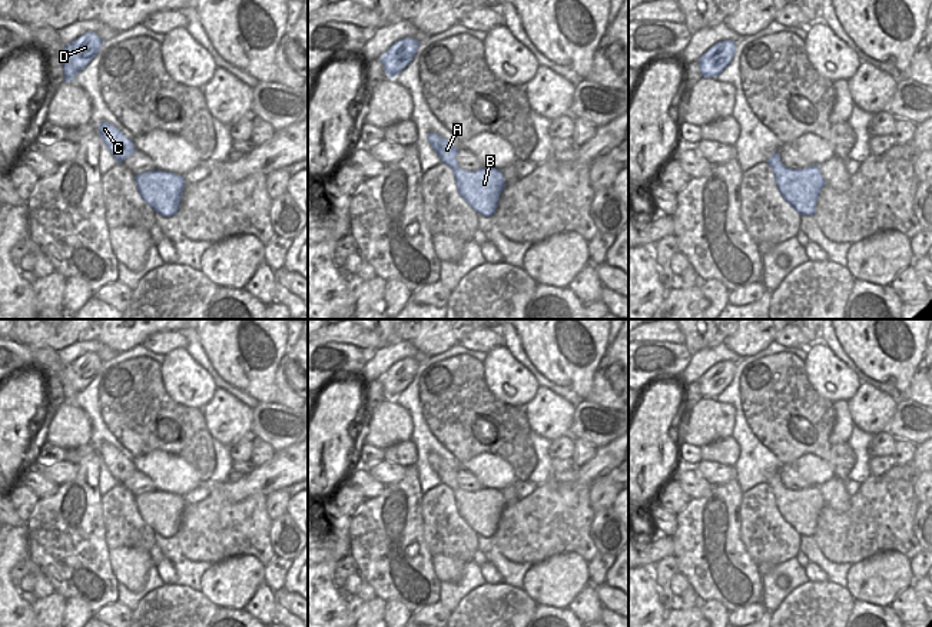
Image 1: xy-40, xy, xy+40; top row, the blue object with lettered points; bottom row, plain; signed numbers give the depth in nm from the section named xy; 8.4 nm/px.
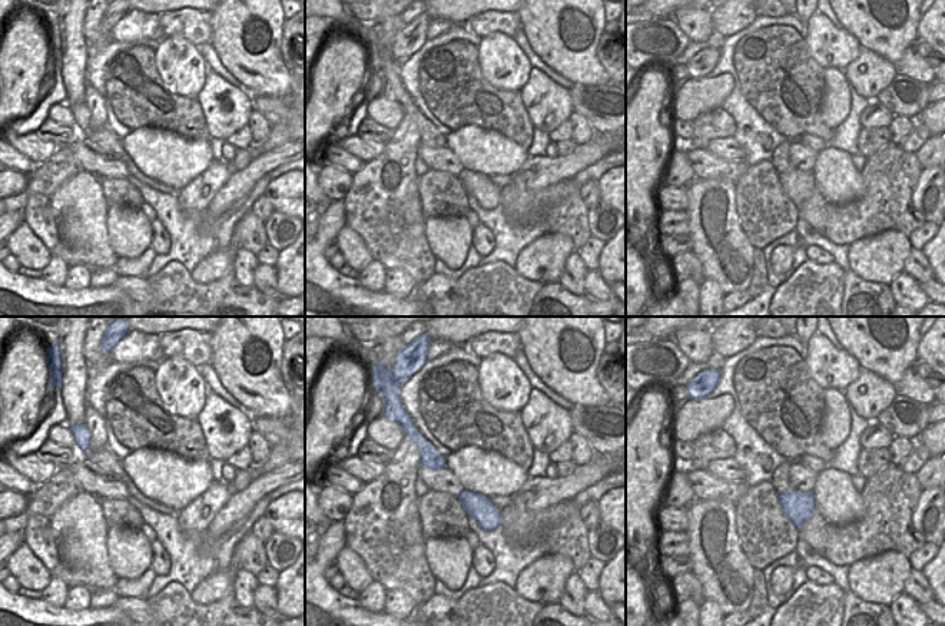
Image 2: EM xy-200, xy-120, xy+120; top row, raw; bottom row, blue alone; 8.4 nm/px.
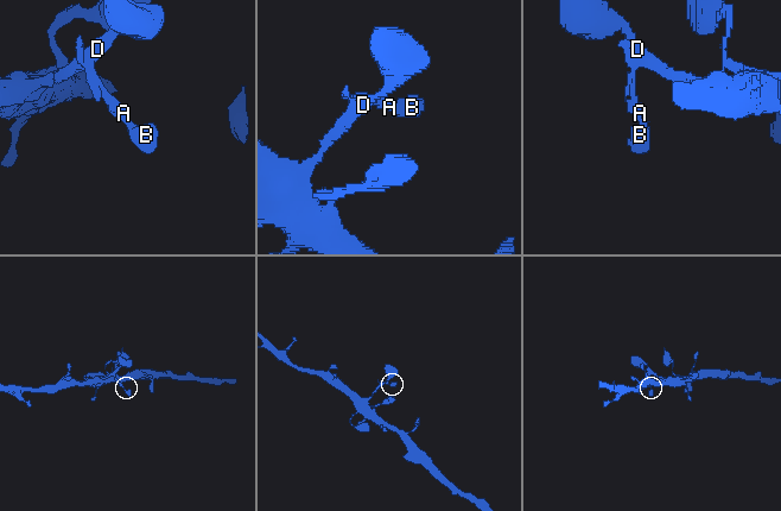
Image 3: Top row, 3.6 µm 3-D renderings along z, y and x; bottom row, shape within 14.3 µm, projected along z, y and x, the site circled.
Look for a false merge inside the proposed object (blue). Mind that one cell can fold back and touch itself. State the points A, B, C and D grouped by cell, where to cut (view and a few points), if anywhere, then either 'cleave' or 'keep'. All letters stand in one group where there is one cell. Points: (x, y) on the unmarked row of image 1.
A C D / B | xy (454, 478), (450, 487) | cleave

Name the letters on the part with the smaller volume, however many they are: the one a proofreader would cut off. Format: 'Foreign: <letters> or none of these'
Foreign: B

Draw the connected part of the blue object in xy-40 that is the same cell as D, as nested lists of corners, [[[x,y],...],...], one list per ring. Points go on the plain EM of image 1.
[[[87,352],[70,365],[64,366],[60,374],[60,384],[64,391],[64,402],[73,402],[99,374],[103,361],[93,352]]]

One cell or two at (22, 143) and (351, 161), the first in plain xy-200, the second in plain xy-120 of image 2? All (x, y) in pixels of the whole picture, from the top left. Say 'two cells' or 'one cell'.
two cells

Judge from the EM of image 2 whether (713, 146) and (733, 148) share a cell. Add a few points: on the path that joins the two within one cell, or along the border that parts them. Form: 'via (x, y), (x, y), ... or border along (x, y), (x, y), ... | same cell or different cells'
via (718, 146), (729, 148) | same cell

